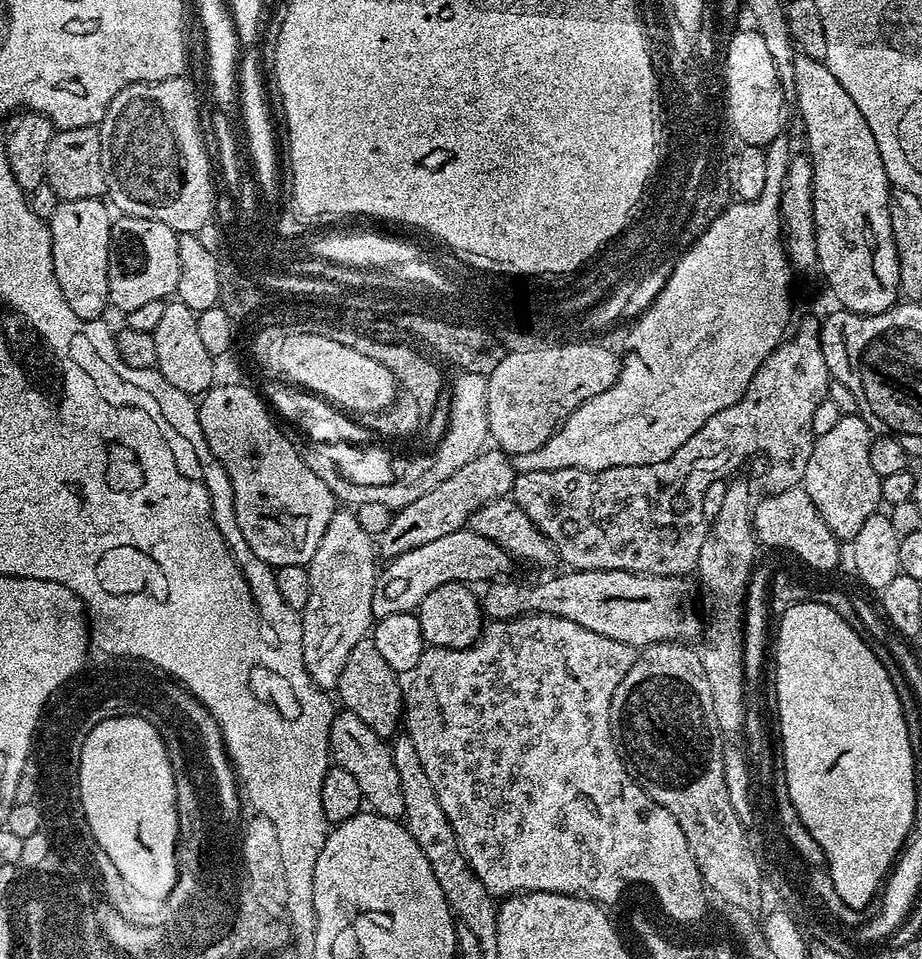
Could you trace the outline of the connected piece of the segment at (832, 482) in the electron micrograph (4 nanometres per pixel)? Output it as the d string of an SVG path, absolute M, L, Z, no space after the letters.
M858 414L841 415L827 434L815 437L810 454L810 462L806 462L806 474L802 487L814 502L822 522L836 536L837 541L851 541L858 530L862 530L866 518L870 518L881 507L880 481L882 477L874 474L874 466L870 466L870 446L874 433L868 429L866 422Z

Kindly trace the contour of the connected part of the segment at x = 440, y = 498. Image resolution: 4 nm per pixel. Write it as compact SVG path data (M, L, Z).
M499 450L481 452L473 460L466 462L466 466L462 466L462 470L458 470L454 474L450 474L450 478L434 484L429 493L415 499L414 502L399 509L393 515L390 526L386 526L386 530L378 538L379 555L384 558L401 556L406 554L406 550L414 550L418 546L426 546L426 542L434 542L434 538L446 538L446 534L461 531L467 525L471 514L483 504L500 497L507 497L511 493L512 483L515 482L516 475L517 471L508 453Z

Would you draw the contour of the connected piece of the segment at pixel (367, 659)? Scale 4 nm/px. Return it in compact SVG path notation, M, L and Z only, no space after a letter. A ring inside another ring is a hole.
M371 637L359 640L358 645L350 652L335 691L338 694L343 709L358 715L366 725L383 739L395 735L397 726L401 725L403 717L403 687L399 675L391 670L383 660L378 646L374 645Z

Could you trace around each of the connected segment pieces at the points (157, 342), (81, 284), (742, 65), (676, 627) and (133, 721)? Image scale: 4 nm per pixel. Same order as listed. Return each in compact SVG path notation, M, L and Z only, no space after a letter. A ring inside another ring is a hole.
M178 298L169 299L162 310L162 319L152 331L152 337L154 351L158 354L155 371L160 372L162 378L170 382L170 386L175 386L177 390L182 390L193 398L199 397L213 387L213 356L200 340L196 313L190 310L190 306L186 306Z
M103 199L62 200L50 219L54 278L80 320L98 320L108 302L108 251L112 245L110 208ZM105 204L105 205L104 205Z
M755 30L731 33L728 53L724 56L722 78L728 83L728 105L730 105L730 126L732 135L740 144L767 146L781 135L780 123L784 120L784 92L780 89L780 79L770 58L762 34Z
M564 570L561 576L537 584L516 585L508 579L497 579L482 592L482 611L489 621L512 620L521 614L547 614L578 622L586 630L594 630L594 634L626 642L637 650L663 640L679 641L696 632L694 617L680 620L680 599L688 592L688 580L680 576L648 576L626 570Z
M116 716L109 720L98 722L84 737L84 745L80 751L80 805L84 811L84 817L88 823L92 836L96 839L97 846L105 852L114 868L121 872L122 878L128 880L131 888L143 890L145 896L149 898L166 898L170 896L173 885L177 877L177 851L179 834L178 816L175 810L175 786L174 772L171 770L170 758L168 757L166 746L160 732L150 722L140 716Z

